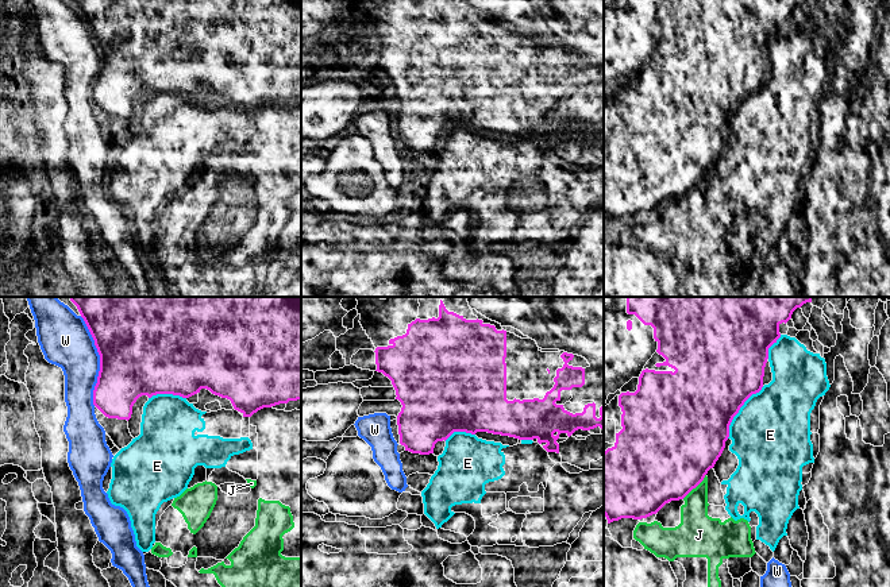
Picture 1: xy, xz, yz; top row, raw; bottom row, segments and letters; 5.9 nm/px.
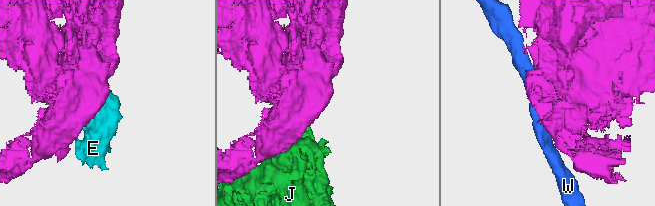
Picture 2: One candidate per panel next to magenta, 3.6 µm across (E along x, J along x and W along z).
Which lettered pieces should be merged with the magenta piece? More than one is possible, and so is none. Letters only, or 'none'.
E

